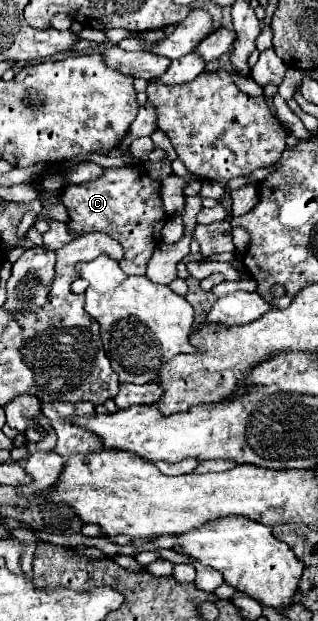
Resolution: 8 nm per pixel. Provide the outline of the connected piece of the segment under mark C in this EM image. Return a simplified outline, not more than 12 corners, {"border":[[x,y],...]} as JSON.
{"border":[[142,166],[70,184],[60,202],[76,232],[124,246],[120,268],[146,272],[168,220]]}

